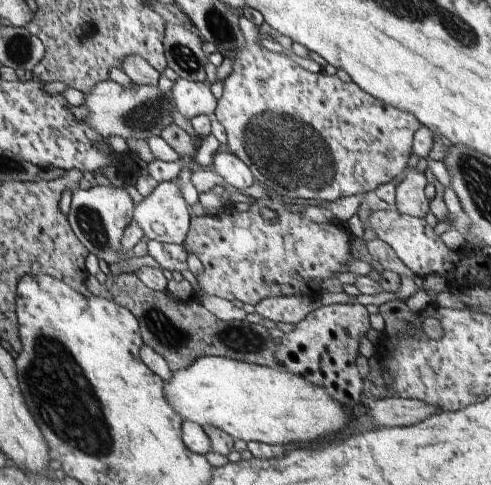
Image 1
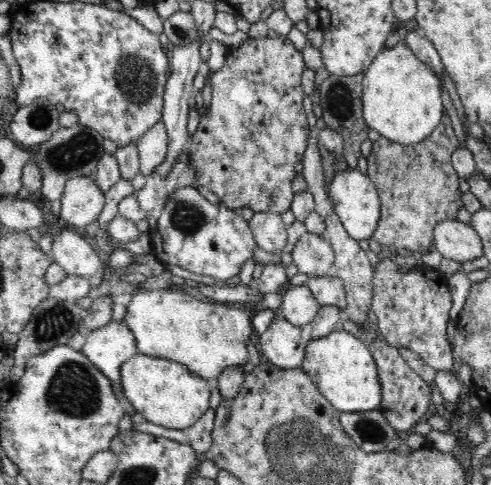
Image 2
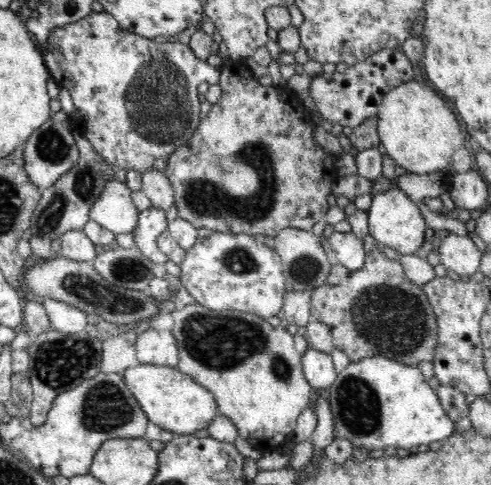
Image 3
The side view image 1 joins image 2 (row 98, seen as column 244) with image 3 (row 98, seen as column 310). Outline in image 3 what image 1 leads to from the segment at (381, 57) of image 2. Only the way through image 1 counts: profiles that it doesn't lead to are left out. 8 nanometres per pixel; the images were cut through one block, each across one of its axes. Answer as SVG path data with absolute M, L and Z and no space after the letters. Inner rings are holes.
M410 80L384 94L376 108L380 140L398 166L412 174L448 172L454 152L464 144L464 136L458 118L434 90Z

